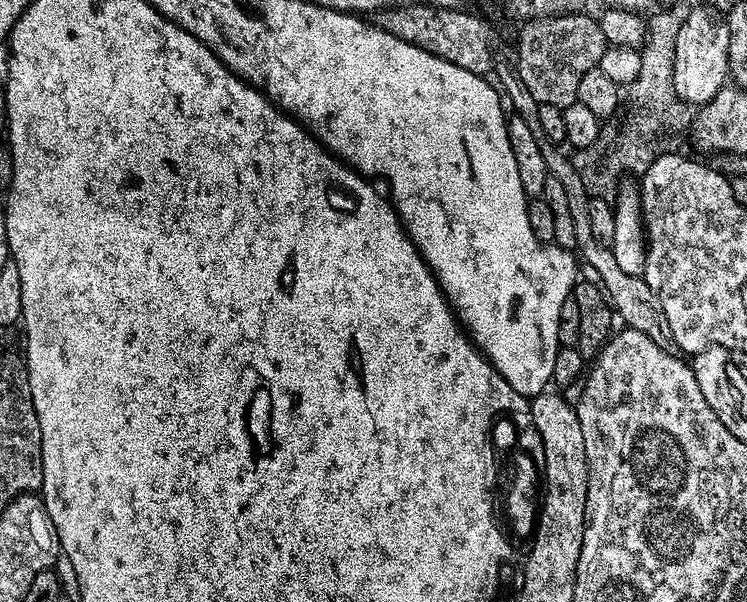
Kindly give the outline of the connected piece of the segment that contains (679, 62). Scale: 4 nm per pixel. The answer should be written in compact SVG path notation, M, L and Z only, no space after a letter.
M713 6L692 8L684 12L682 27L678 29L678 42L674 46L674 90L677 101L695 106L708 104L718 90L726 86L730 30L725 13Z

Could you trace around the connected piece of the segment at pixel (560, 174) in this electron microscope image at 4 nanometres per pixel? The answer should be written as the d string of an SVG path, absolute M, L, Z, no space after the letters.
M500 65L497 67L496 75L498 74L500 78L499 87L509 104L514 108L513 112L517 117L525 122L526 126L530 127L530 132L534 136L534 140L538 143L538 150L542 151L542 158L545 159L546 168L548 170L548 175L558 179L558 183L564 187L566 193L566 199L570 206L570 218L574 222L574 234L576 235L576 248L578 249L579 255L582 257L584 255L584 260L586 263L592 267L591 275L595 277L601 288L604 289L604 294L608 298L608 303L612 305L615 315L620 316L624 319L623 323L629 328L634 330L642 330L642 334L646 334L646 338L650 338L654 342L658 342L658 346L662 350L666 350L670 353L675 353L677 351L676 343L674 338L670 334L670 322L666 322L666 314L662 314L662 306L660 305L660 299L654 294L654 290L650 290L650 286L644 280L643 276L635 276L634 274L622 274L622 269L618 266L618 261L614 258L611 247L609 245L603 244L602 242L594 242L594 233L590 231L590 202L592 201L592 196L590 195L589 185L585 184L584 177L582 173L572 165L571 159L567 155L565 157L560 152L562 151L556 144L552 143L547 139L542 131L540 125L538 110L539 104L537 100L531 97L530 92L526 90L526 86L521 82L521 78L518 72L514 71L509 65L508 67Z

